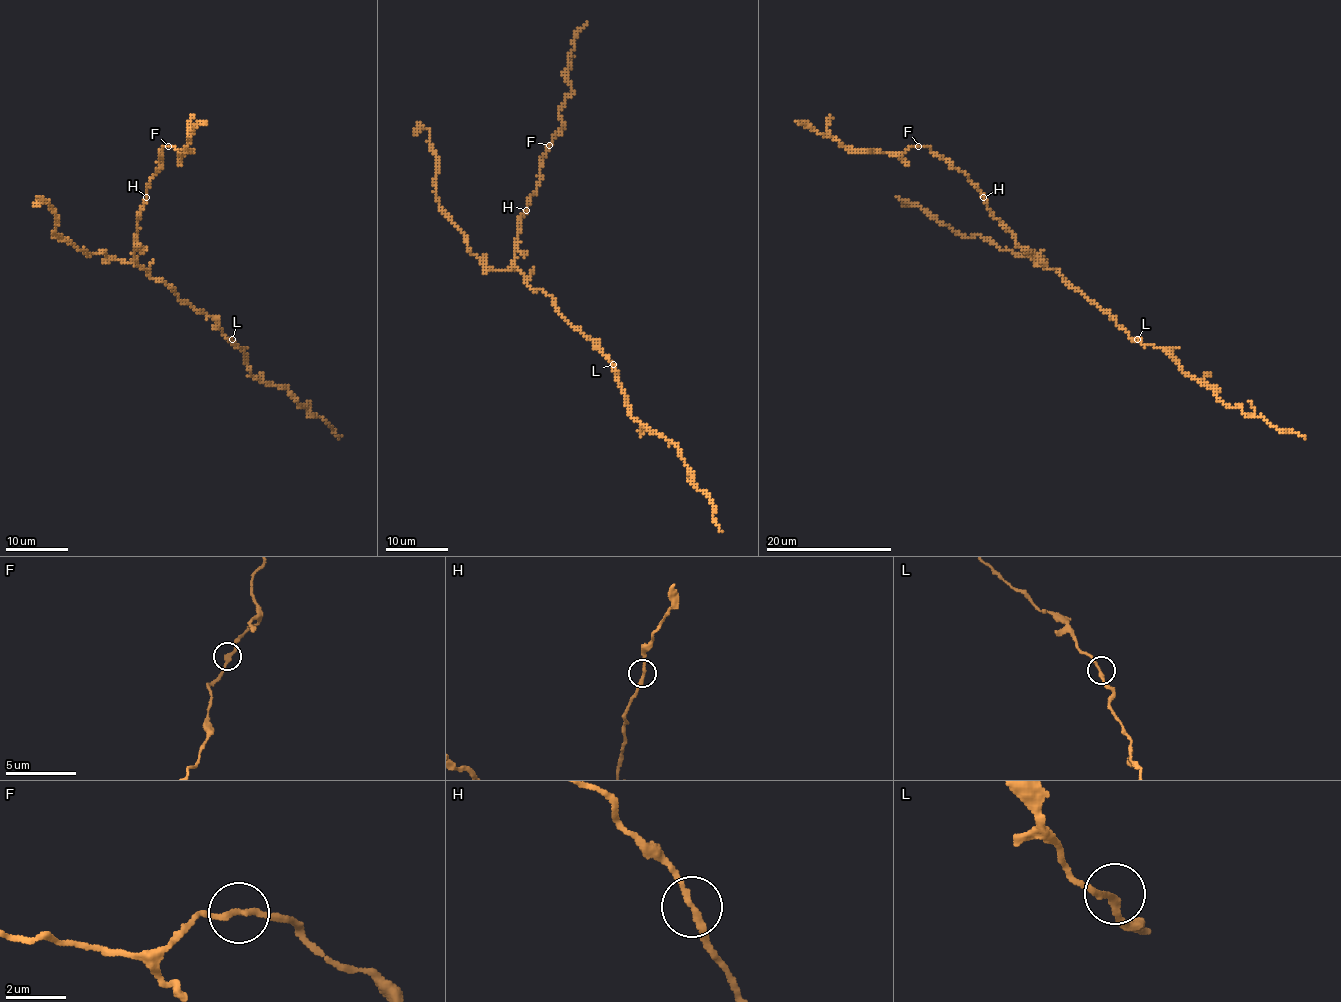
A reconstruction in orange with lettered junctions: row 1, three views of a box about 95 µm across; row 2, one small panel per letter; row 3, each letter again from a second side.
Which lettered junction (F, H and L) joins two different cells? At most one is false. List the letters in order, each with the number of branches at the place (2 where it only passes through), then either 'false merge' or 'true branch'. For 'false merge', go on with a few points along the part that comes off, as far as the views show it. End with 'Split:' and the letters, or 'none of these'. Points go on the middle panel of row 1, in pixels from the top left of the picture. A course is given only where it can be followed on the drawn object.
F: 2 branches meet; true branch
H: 2 branches meet; true branch
L: 2 branches meet; true branch
Split: none of these

